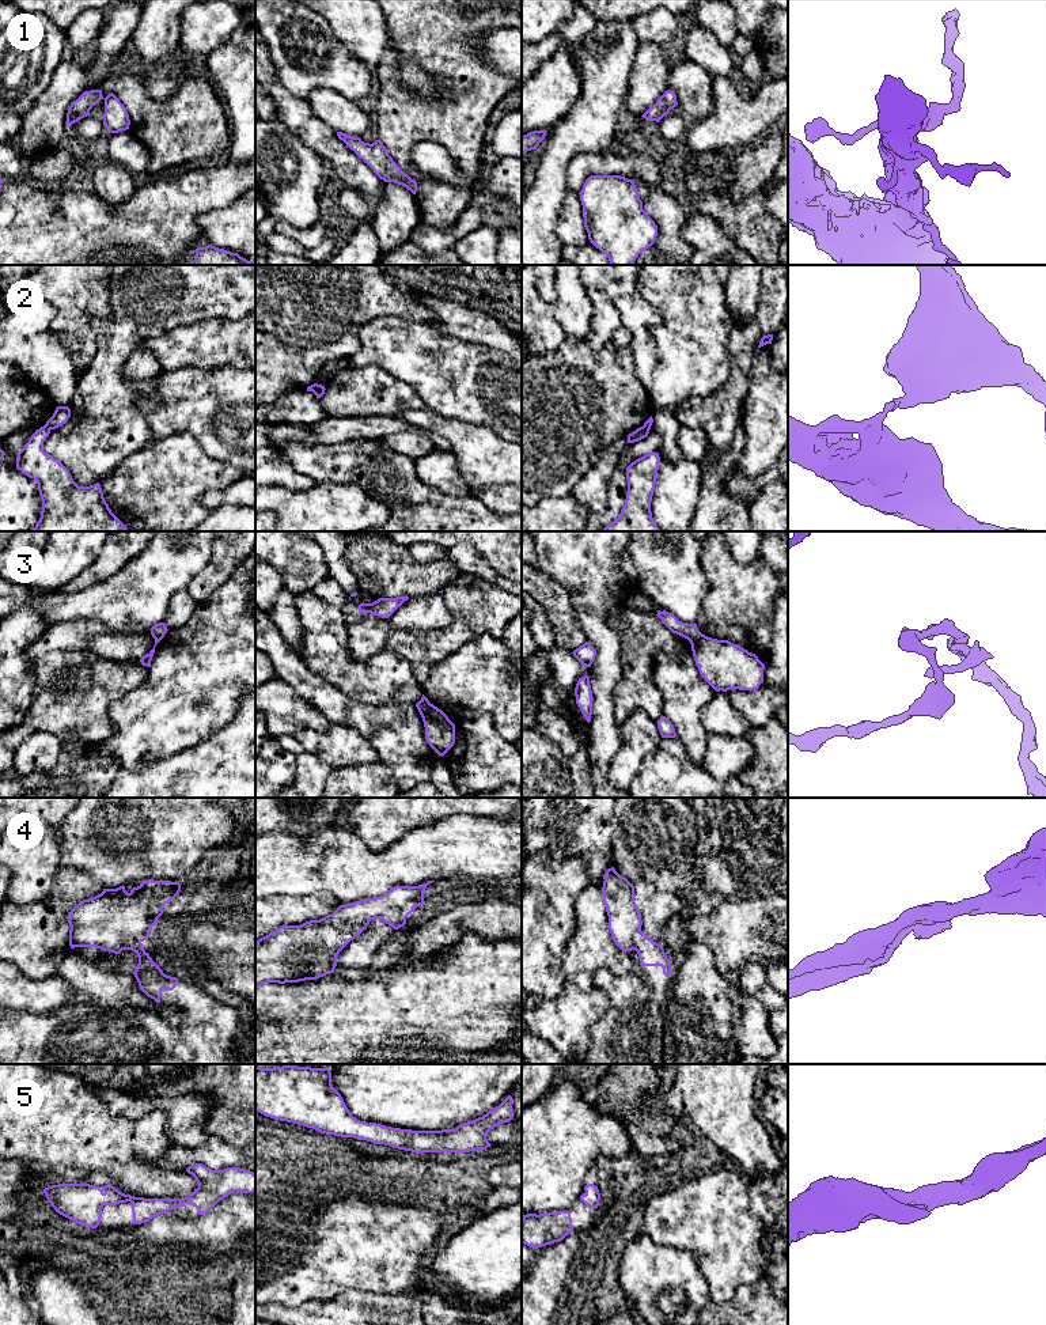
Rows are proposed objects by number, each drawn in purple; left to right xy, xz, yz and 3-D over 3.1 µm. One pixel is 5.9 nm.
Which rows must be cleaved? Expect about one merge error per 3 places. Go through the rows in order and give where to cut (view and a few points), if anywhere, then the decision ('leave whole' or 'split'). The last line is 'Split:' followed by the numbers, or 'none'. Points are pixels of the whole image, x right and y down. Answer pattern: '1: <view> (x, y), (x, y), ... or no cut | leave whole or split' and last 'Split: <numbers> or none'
1: no cut | leave whole
2: xy (45, 424), (49, 430) | split
3: no cut | leave whole
4: xz (408, 915), (389, 909), (379, 917) | split
5: no cut | leave whole
Split: 2, 4

